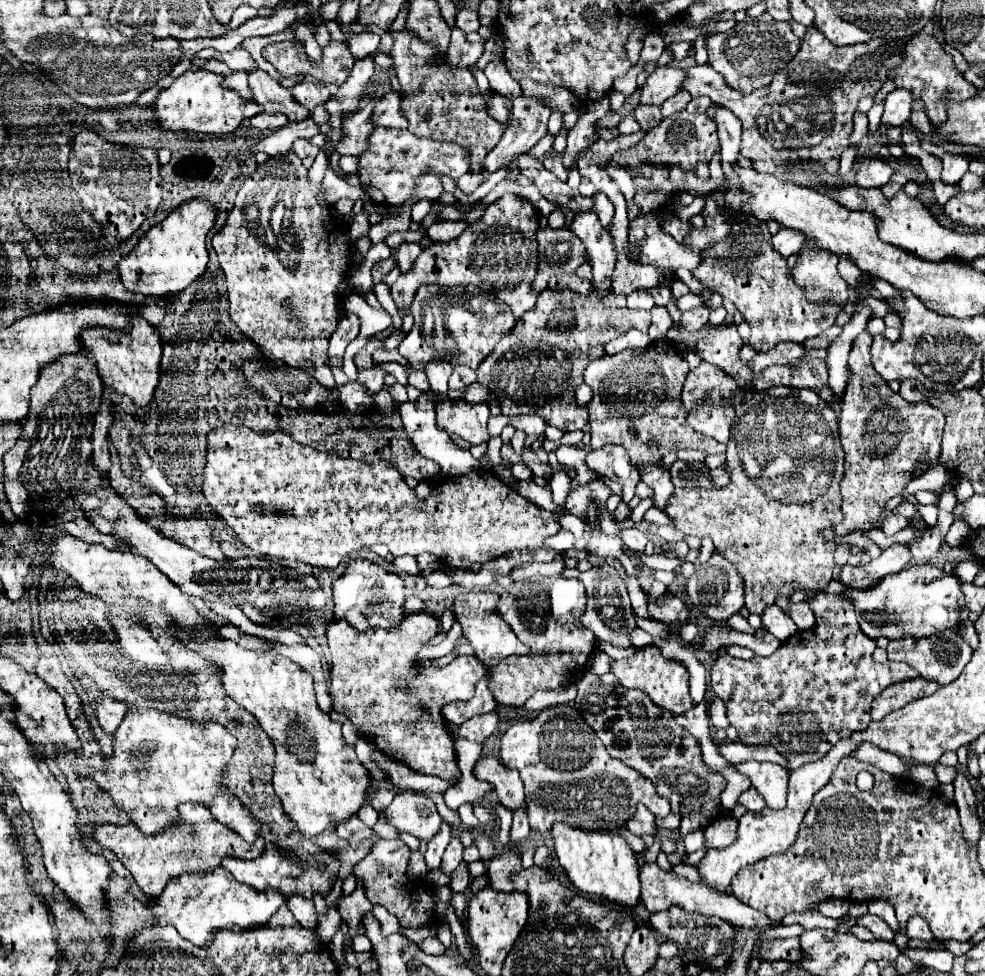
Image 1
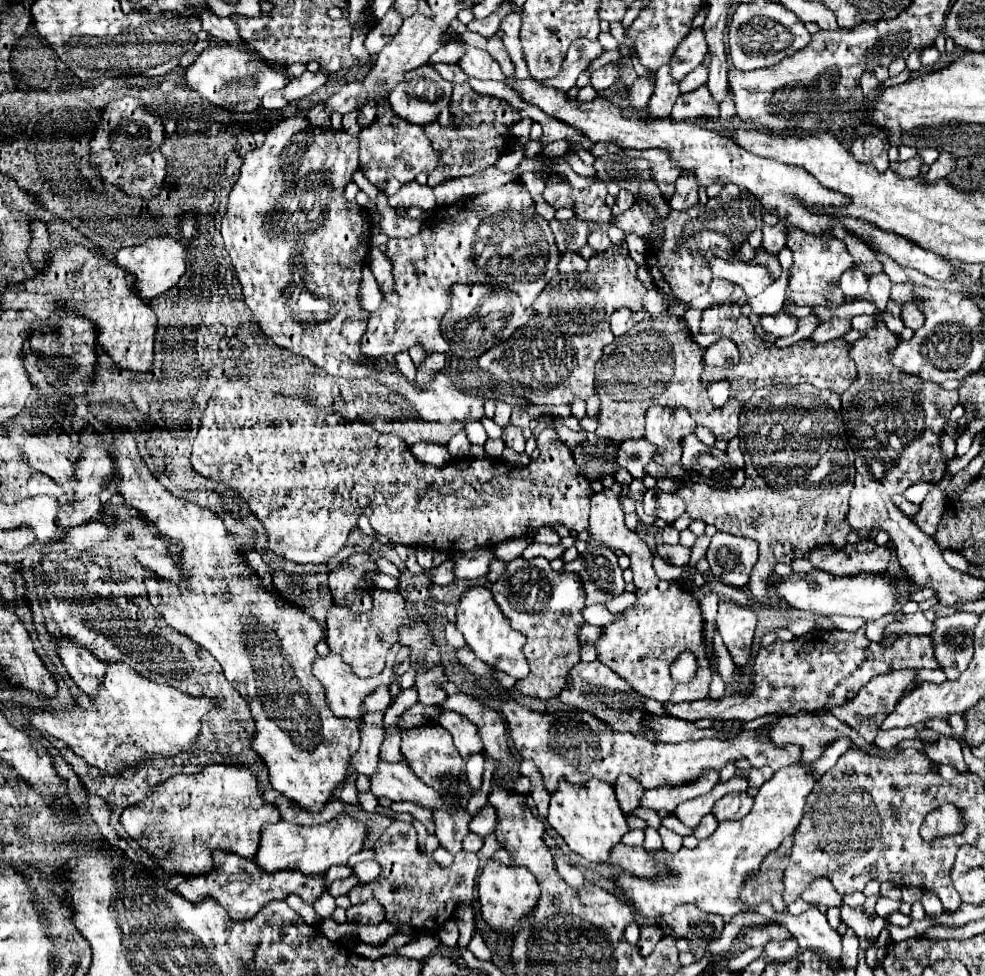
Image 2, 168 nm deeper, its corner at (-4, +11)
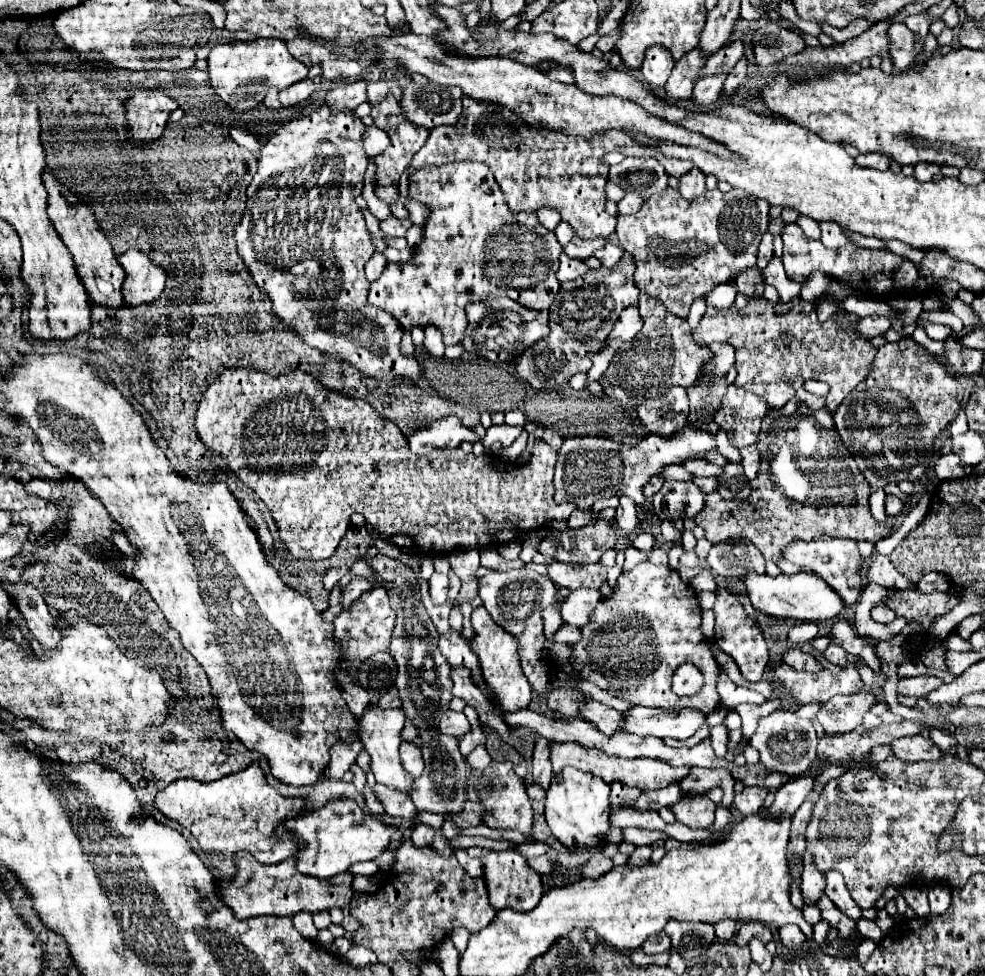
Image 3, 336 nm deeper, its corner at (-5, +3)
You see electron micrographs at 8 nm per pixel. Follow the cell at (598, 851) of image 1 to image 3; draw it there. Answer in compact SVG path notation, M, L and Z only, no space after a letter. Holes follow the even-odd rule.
M565 767L559 775L551 779L551 785L547 789L545 819L551 833L565 847L577 847L579 853L585 853L587 847L601 843L599 835L609 831L609 813L611 813L609 791L611 789L603 779L573 767Z

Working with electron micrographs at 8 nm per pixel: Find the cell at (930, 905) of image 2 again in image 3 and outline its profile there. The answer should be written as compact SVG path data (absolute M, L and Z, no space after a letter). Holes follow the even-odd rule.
M933 887L933 889L929 891L931 911L933 911L933 913L943 913L943 911L949 907L949 899L951 899L949 887Z

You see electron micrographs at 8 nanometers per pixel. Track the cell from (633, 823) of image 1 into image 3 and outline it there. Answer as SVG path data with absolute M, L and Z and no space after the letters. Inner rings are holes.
M613 783L613 785L611 785L611 795L609 795L611 807L613 807L613 809L619 809L621 805L631 803L633 799L637 799L639 793L641 793L639 789L631 789L631 787L623 785L623 783Z

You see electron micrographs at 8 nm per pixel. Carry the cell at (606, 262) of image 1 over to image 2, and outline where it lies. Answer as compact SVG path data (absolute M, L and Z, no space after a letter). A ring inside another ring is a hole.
M592 231L588 235L588 245L592 249L596 249L596 251L606 251L608 245L610 245L610 239L608 239L608 235L604 231Z

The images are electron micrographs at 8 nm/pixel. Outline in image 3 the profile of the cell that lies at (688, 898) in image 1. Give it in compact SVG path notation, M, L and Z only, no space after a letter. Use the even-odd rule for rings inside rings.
M597 853L597 855L593 855L593 857L581 867L581 875L587 877L587 879L601 877L601 875L607 873L611 867L613 867L611 859L607 859L603 853Z

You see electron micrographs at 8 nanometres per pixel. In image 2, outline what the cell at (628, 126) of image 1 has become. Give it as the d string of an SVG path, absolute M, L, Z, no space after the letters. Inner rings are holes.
M642 77L636 79L636 83L630 89L630 97L628 97L630 103L632 103L632 107L636 111L642 111L648 105L648 101L650 101L652 91L654 91L654 85L648 79L642 79Z

